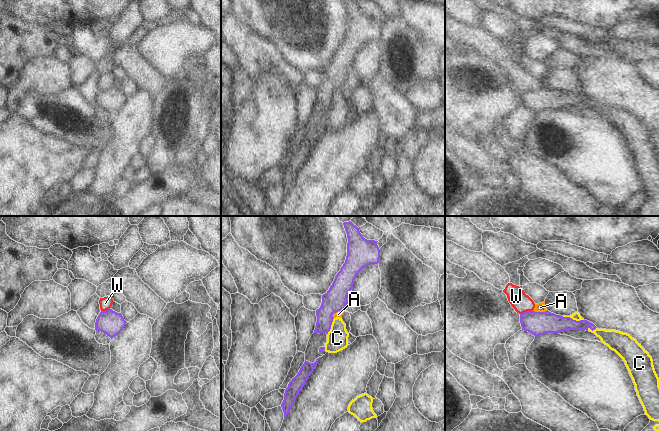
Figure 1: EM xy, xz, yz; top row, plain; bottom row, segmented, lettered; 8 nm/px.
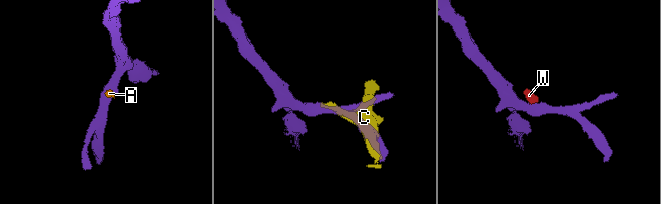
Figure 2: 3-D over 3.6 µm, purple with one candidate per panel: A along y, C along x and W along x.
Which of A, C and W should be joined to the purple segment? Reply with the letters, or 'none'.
none

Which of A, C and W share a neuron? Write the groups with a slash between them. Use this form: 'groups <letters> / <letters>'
groups A C W

